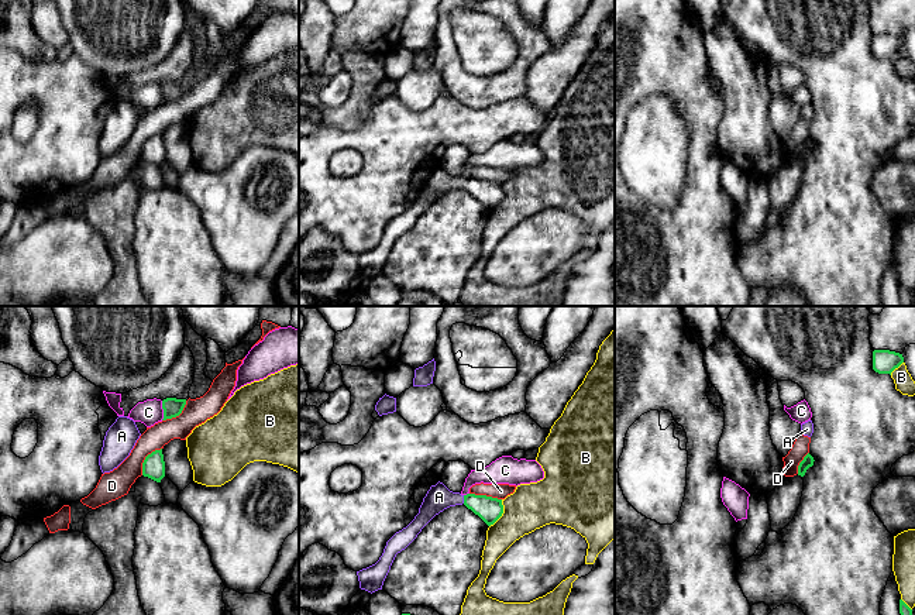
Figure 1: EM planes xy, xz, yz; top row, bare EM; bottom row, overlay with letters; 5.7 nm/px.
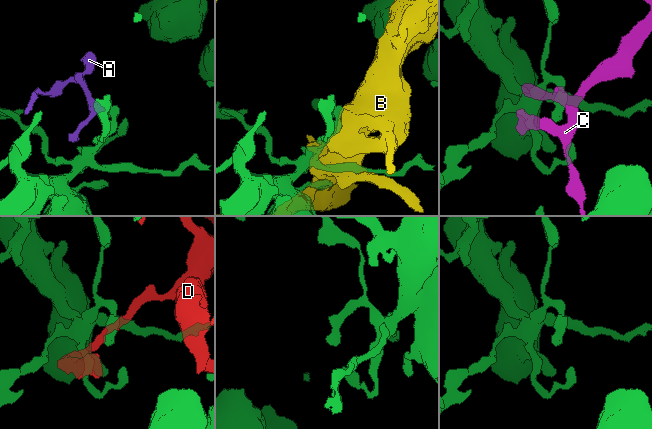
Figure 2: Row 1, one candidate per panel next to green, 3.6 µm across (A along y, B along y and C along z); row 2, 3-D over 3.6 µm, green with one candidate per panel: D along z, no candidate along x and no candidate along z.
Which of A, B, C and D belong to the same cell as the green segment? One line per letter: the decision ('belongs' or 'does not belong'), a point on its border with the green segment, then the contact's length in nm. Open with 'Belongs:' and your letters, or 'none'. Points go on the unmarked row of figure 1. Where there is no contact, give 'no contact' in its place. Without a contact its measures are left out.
Belongs: A
A: belongs; meets green in xz at (464, 184); contact 50 nm long
B: does not belong; meets green in xz at (502, 196); contact 180 nm long
C: does not belong; meets green in xy at (164, 95); contact 110 nm long
D: does not belong; meets green in xy at (145, 143); contact 200 nm long

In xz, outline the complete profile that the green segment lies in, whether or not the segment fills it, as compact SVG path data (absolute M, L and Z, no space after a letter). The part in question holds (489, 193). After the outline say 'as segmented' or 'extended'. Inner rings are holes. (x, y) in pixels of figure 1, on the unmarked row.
M438 165L427 175L414 203L386 226L379 244L375 248L357 255L360 272L371 278L382 274L396 238L405 234L436 199L450 190L462 188L488 210L493 209L503 197L502 183L475 178L461 179L460 176L450 175Z; extended

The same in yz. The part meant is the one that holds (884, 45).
M890 34L873 35L873 54L878 58L890 58L904 47L904 41L899 37Z; as segmented

